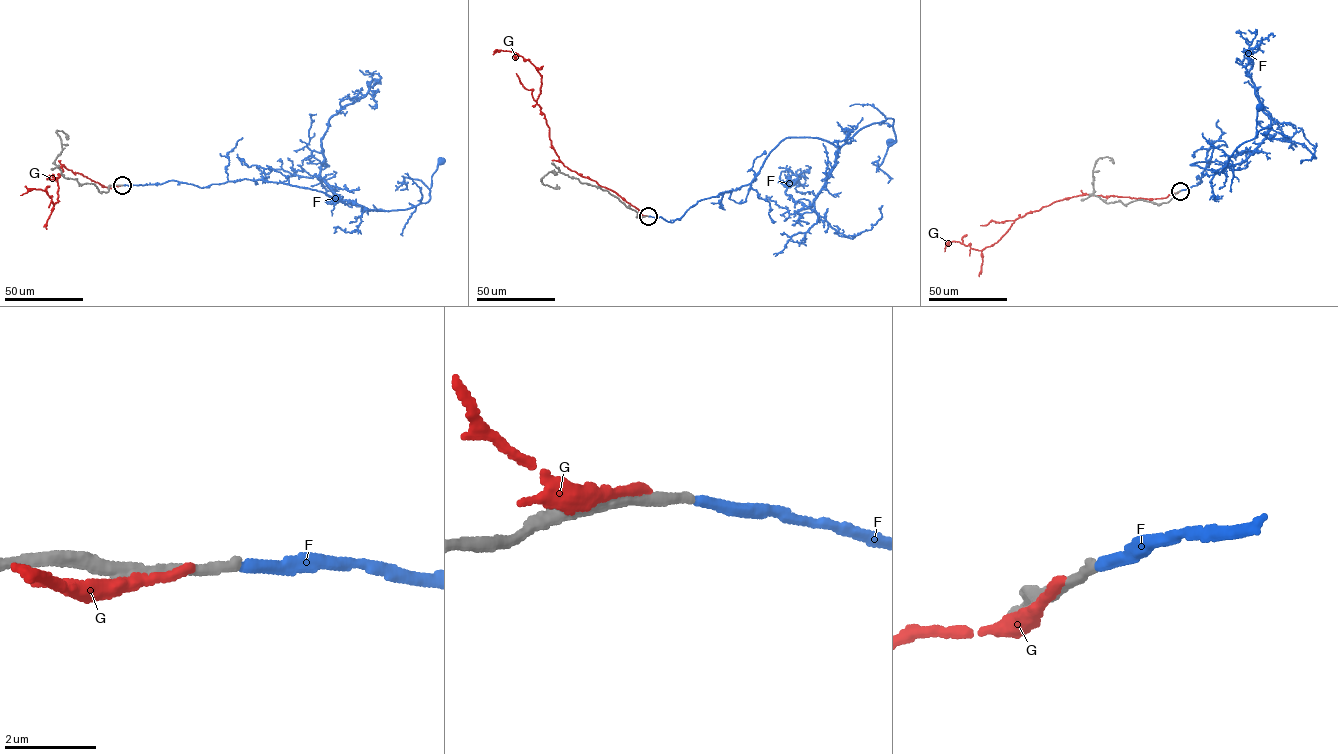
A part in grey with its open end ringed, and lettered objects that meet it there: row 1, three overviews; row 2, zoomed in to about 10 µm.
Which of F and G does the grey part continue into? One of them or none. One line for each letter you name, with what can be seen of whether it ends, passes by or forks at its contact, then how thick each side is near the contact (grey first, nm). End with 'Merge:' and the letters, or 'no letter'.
F: it ends; calibres 220 and 240 nm
Merge: F

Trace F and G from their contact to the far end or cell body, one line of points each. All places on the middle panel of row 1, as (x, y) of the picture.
F: (648, 216), (672, 223), (699, 201), (750, 184), (789, 137), (839, 148), (888, 118), (896, 140), (889, 142)
G: (645, 216), (564, 166), (537, 104), (541, 76), (514, 52), (493, 51)

